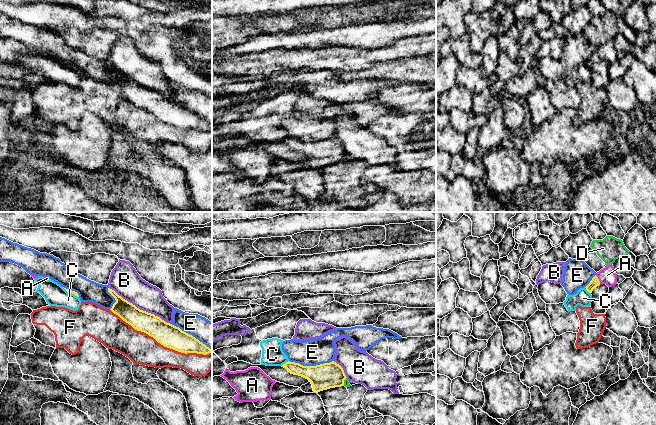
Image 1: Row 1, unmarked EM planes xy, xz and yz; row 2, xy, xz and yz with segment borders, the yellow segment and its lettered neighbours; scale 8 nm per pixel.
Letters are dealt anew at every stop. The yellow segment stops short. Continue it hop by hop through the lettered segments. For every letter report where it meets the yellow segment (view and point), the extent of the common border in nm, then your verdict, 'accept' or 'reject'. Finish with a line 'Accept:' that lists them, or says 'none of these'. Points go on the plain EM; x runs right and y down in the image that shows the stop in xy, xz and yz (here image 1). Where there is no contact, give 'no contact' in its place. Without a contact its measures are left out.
A: meets yellow in yz at (598, 55); contact 80 nm long; accept
B: meets yellow in xy at (139, 85); contact 600 nm long; reject
C: meets yellow in xz at (285, 139); contact 80 nm long; reject
D: meets yellow in xz at (343, 157); contact 80 nm long; reject
E: meets yellow in xz at (311, 142); contact 360 nm long; reject
F: meets yellow in xy at (161, 120); contact 900 nm long; reject
Accept: A

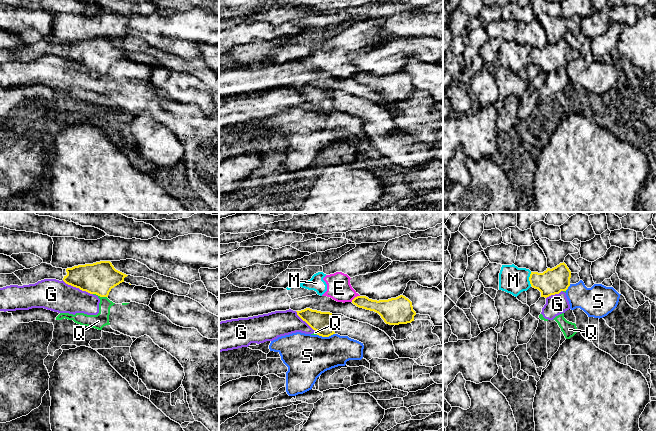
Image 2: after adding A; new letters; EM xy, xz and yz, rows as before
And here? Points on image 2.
E: meets yellow in xz at (355, 73); contact 90 nm long; reject
G: meets yellow in xy at (77, 63); contact 280 nm long; reject
M: meets yellow in yz at (529, 55); contact 110 nm long; reject
Q: meets yellow in xy at (100, 72); contact 120 nm long; reject
S: meets yellow in xz at (325, 112); contact 140 nm long; reject
Accept: none of these

